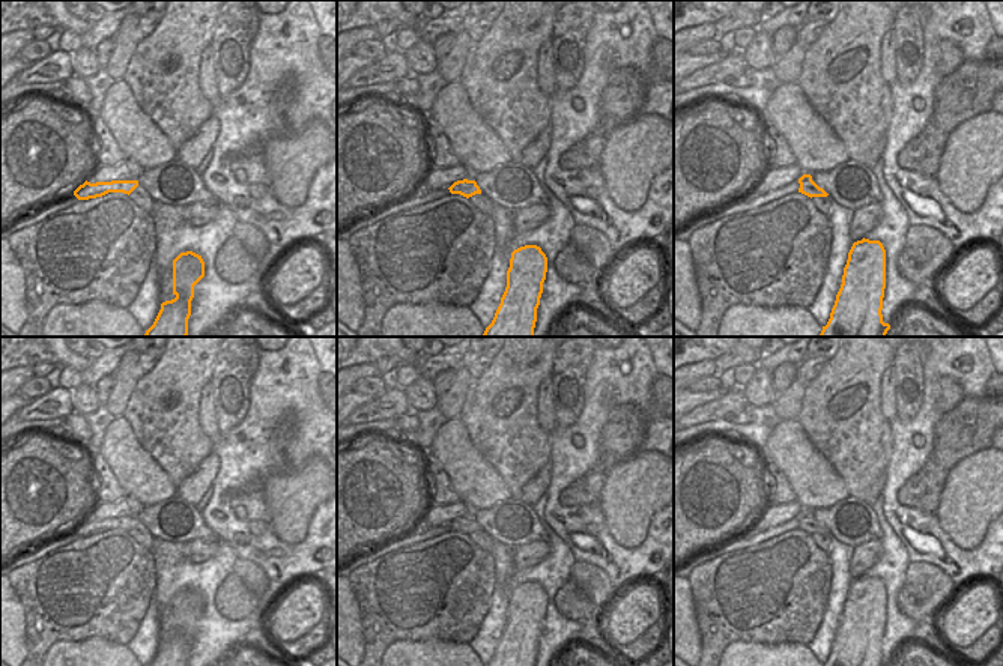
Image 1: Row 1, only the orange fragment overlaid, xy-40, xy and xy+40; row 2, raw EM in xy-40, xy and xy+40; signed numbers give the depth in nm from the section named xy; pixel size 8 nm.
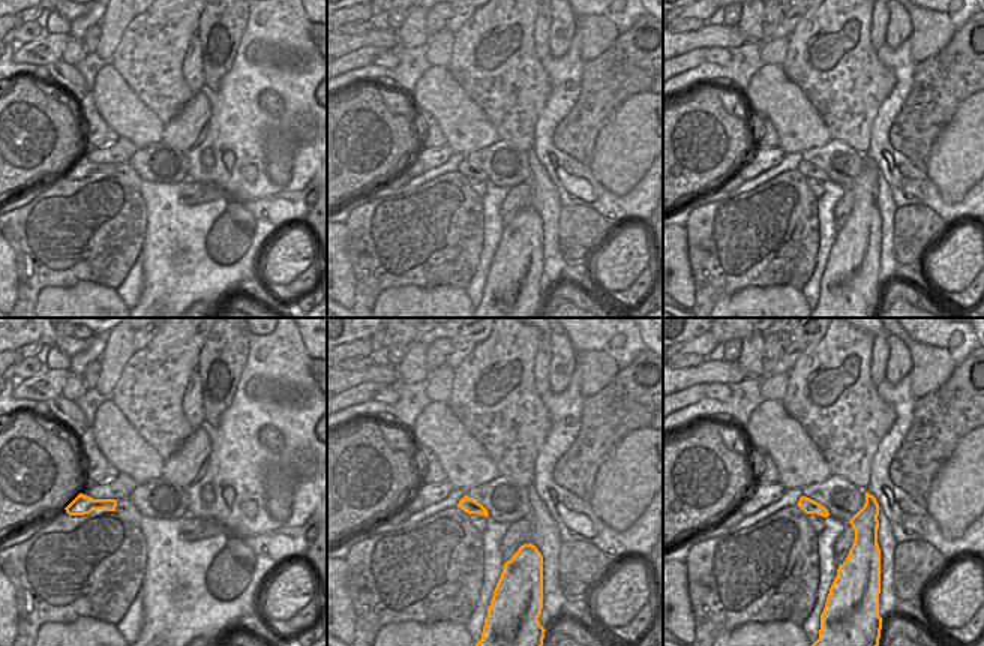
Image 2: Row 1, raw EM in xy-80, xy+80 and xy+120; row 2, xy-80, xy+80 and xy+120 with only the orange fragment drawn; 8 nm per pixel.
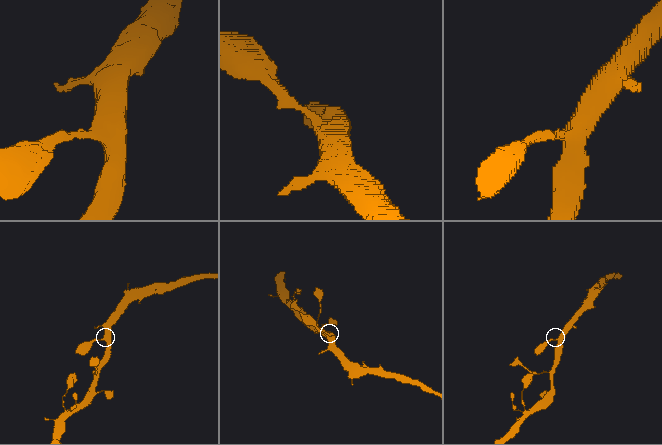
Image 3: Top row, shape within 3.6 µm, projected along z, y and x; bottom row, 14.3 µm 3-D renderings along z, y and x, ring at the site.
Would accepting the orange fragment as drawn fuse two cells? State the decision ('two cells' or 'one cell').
one cell

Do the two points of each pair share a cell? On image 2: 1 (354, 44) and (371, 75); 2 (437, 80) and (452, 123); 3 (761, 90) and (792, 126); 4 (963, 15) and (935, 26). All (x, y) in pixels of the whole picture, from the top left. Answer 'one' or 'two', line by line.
1: two
2: one
3: one
4: two

